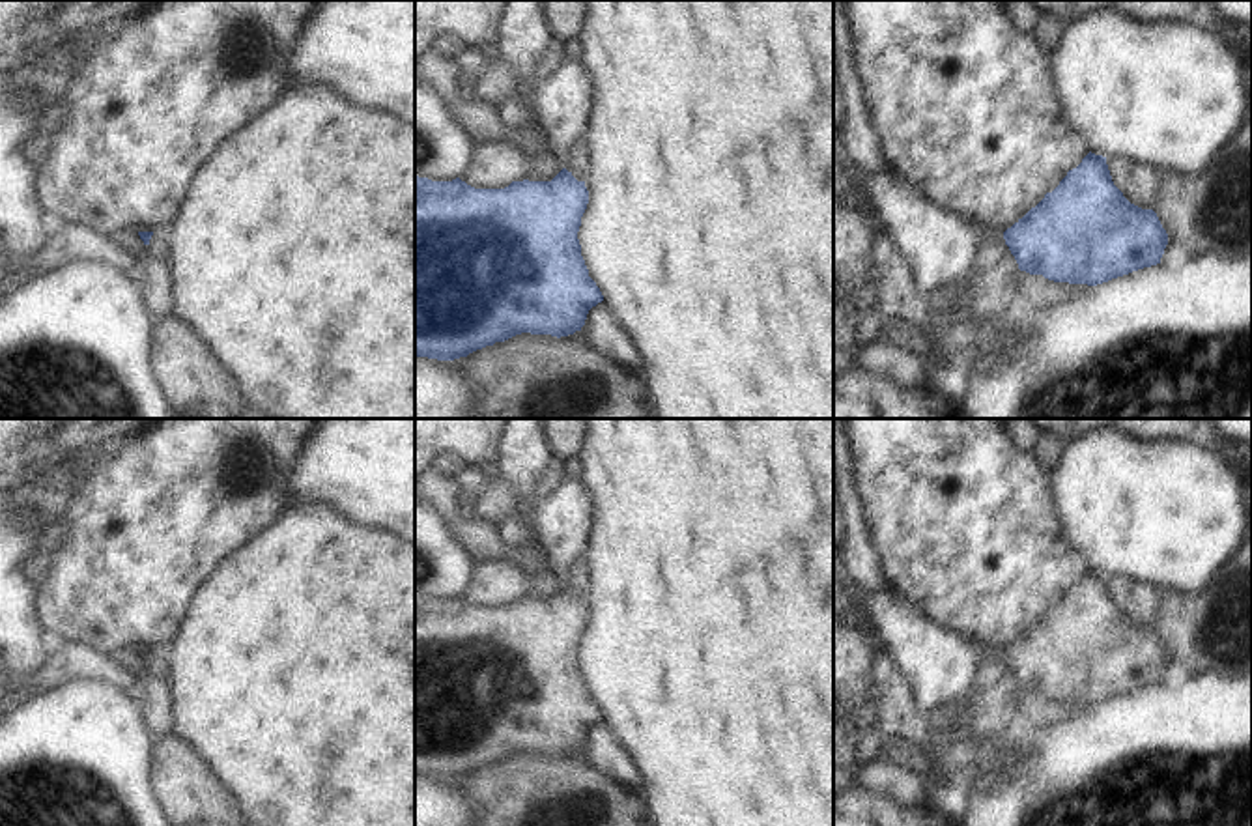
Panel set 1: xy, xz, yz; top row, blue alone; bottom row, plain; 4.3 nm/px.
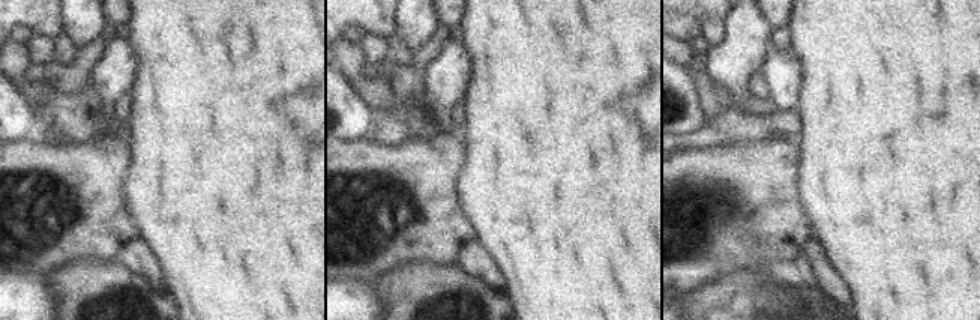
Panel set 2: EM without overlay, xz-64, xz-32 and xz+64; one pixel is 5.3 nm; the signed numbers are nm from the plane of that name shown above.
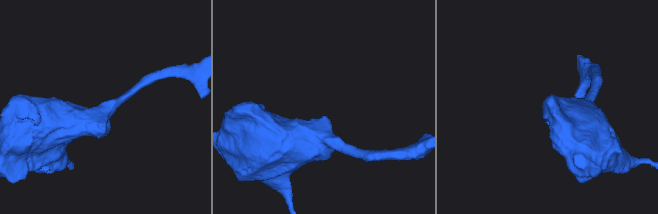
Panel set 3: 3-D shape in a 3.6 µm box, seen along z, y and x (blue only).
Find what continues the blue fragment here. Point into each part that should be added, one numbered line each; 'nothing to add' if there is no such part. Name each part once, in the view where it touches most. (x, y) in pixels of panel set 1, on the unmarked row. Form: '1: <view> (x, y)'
nothing to add

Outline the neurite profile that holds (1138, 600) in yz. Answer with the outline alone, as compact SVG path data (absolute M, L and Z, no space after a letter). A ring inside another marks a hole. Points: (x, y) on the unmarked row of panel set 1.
M1106 577L1106 583L1114 604L1131 622L1155 630L1164 589L1129 577Z

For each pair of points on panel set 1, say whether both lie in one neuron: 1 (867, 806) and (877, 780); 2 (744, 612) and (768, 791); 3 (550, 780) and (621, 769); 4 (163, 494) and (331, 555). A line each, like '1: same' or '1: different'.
1: different
2: same
3: different
4: different

